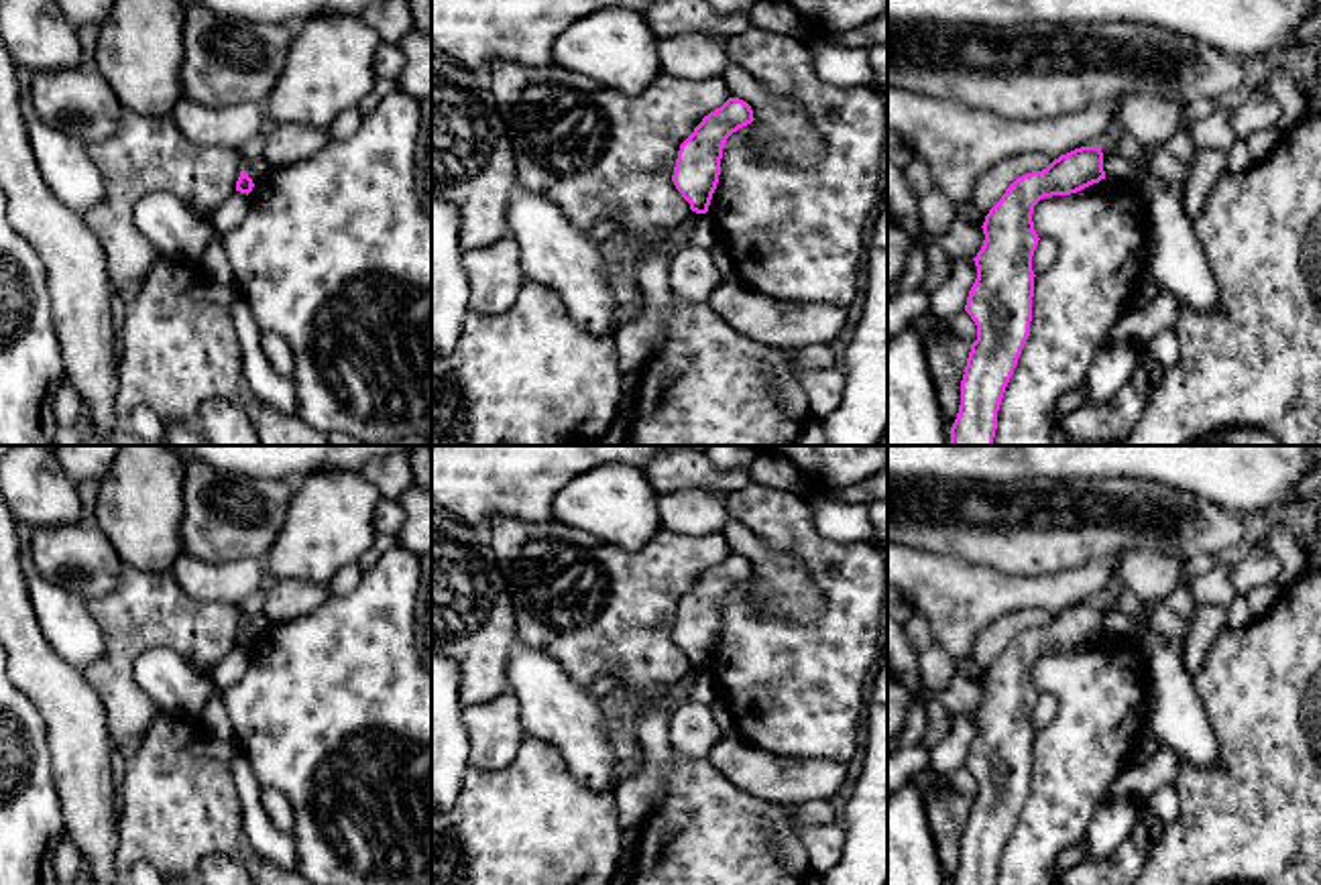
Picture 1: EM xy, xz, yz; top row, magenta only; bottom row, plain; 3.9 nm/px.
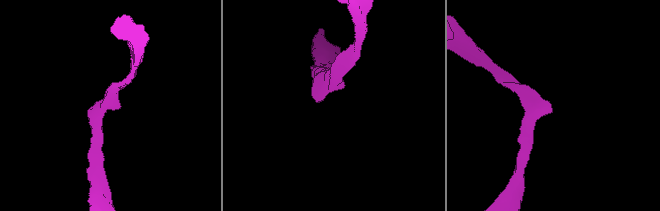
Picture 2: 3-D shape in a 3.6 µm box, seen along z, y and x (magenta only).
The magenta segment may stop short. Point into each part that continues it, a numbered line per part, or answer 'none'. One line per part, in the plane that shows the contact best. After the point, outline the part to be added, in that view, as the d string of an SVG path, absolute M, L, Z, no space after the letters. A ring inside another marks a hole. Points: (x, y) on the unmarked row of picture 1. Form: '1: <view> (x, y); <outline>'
none

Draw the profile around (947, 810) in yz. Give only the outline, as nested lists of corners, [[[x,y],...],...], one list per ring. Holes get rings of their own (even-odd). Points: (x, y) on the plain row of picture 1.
[[[955,789],[936,791],[928,800],[928,822],[934,848],[946,881],[953,881],[961,861],[961,836],[965,830],[971,800]]]

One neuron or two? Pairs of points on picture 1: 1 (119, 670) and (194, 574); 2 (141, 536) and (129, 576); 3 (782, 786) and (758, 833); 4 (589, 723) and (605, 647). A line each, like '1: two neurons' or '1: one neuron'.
1: two neurons
2: two neurons
3: two neurons
4: two neurons

